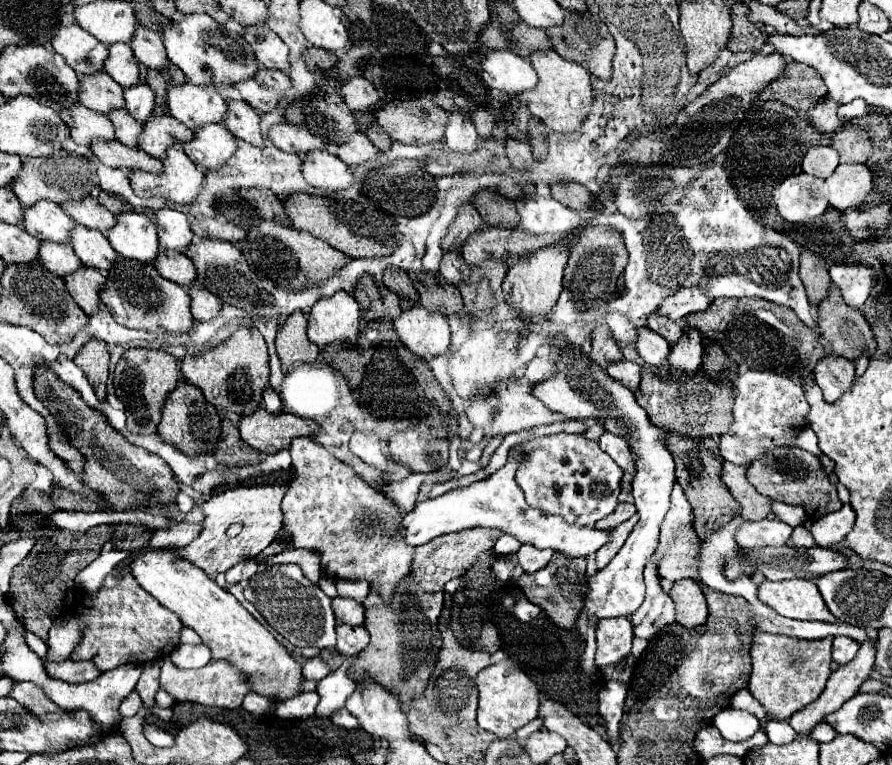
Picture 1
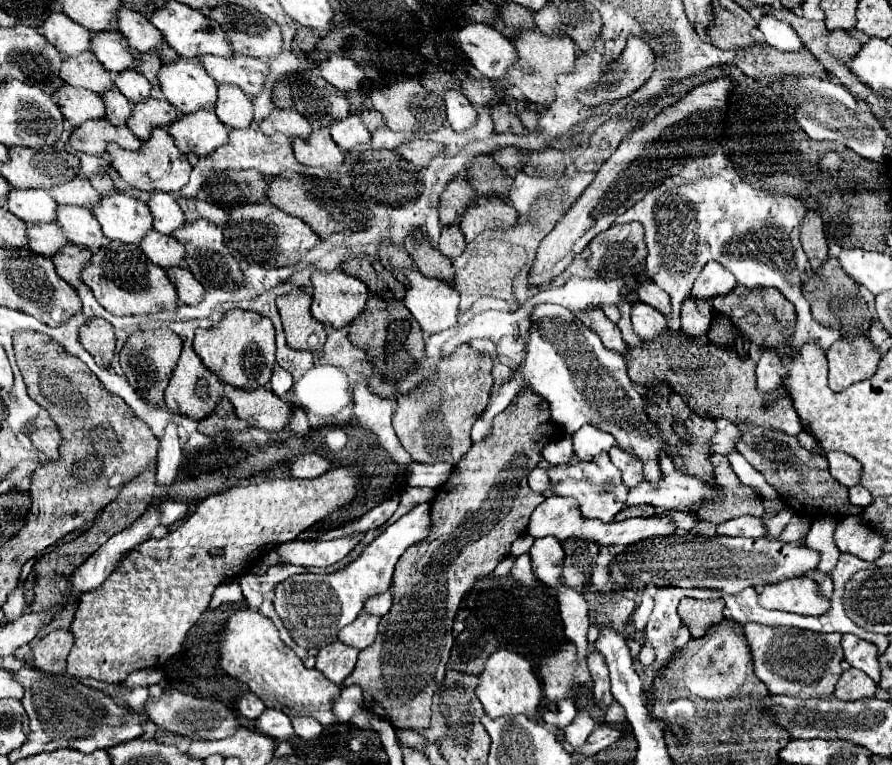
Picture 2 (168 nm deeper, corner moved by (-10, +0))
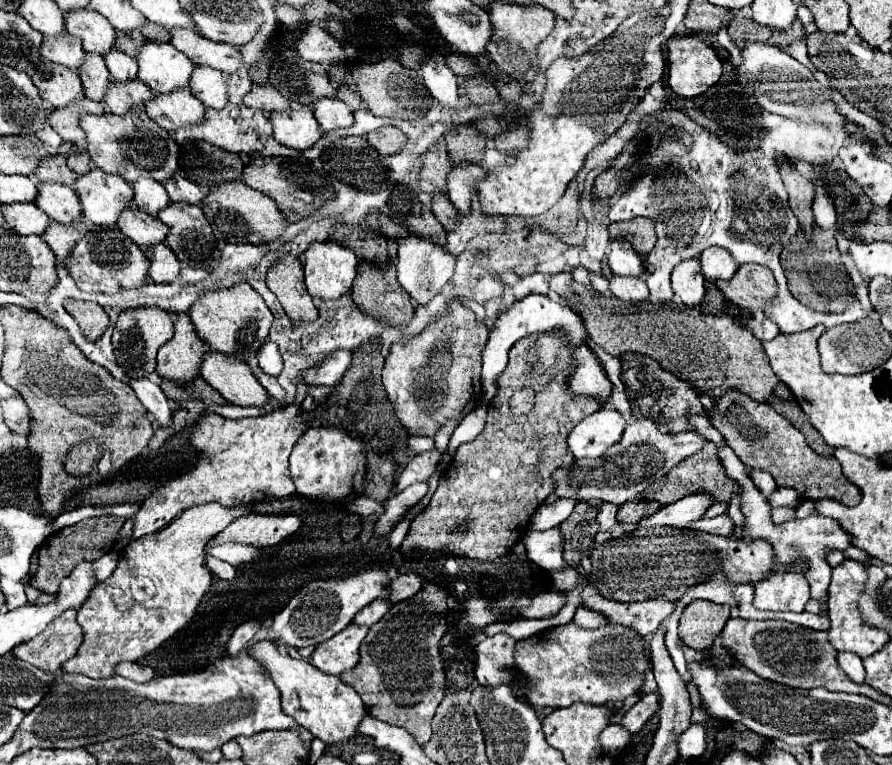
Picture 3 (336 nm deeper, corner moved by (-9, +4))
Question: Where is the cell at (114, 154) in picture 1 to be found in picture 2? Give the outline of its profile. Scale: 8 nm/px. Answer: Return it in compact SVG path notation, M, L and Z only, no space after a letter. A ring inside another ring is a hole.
M107 118L83 122L83 126L71 128L71 136L69 136L69 144L75 150L95 156L105 154L105 148L111 142L127 150L137 150L141 146L141 140L135 138L135 134L131 134L127 126L111 126Z

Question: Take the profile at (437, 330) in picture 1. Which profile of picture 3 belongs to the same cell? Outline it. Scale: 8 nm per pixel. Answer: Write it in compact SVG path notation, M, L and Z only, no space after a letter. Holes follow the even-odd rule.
M408 236L406 240L400 240L398 244L398 256L396 256L396 274L400 286L408 292L412 302L416 306L428 306L428 302L444 290L444 286L454 276L454 256L444 250L438 244L432 244L430 240L420 240L416 236Z

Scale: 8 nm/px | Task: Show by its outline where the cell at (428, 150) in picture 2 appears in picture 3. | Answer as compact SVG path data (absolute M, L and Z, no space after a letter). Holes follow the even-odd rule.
M388 126L388 128L380 130L380 132L370 134L370 136L368 136L368 142L370 142L380 154L386 154L386 156L390 156L390 154L400 154L400 152L404 152L406 146L408 146L408 138L404 136L404 132L398 130L398 128L394 128L394 126Z

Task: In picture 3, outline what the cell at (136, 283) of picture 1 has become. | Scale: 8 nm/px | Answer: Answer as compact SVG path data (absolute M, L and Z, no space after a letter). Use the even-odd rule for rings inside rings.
M98 228L96 232L88 232L72 250L66 260L66 268L76 284L84 292L102 292L102 294L118 294L120 288L130 290L144 286L148 280L150 262L146 262L146 254L130 242L118 228Z

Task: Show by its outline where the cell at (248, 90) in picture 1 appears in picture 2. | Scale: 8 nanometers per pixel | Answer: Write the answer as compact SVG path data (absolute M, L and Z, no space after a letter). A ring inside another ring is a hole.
M203 54L199 58L207 74L215 78L215 82L227 82L239 86L247 96L257 96L263 90L265 74L269 68L263 60L251 56L231 56L231 58L215 58L211 54Z

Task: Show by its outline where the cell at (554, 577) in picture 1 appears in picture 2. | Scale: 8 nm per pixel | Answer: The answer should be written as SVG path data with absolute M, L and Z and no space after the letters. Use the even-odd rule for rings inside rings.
M569 538L563 542L565 550L565 566L563 566L563 580L567 586L585 592L587 578L591 578L591 570L599 556L597 542L587 542L581 538Z

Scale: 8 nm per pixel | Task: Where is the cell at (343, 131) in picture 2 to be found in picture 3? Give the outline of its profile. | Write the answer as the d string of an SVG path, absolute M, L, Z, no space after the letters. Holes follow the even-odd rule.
M338 98L318 100L314 104L314 116L326 134L336 128L346 128L346 126L354 124L354 116L352 116L350 108Z

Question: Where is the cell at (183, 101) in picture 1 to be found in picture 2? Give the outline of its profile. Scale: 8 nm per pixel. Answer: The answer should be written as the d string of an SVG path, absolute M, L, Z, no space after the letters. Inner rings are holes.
M179 58L177 62L161 64L157 78L161 94L179 110L179 114L213 110L217 82L203 70L201 64L189 58Z

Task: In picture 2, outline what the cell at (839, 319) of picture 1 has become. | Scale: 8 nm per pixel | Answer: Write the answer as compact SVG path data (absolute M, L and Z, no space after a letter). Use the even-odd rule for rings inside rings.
M827 258L819 268L819 272L803 272L801 276L803 276L801 292L809 300L811 314L819 324L839 328L843 336L853 336L853 338L869 332L871 314L869 314L867 302L859 294L859 286L851 282L847 272L839 266L837 258Z

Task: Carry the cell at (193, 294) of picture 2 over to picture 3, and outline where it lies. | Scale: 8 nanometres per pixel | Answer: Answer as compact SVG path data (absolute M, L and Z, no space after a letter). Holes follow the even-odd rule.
M166 244L150 246L150 250L144 250L144 254L150 260L150 278L154 282L170 284L180 278L180 262Z

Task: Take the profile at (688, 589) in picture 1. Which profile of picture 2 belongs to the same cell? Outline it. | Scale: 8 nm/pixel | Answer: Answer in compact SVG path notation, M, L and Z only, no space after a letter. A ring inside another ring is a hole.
M683 598L677 614L681 622L689 628L691 638L701 638L709 626L719 624L723 620L723 600L693 600Z

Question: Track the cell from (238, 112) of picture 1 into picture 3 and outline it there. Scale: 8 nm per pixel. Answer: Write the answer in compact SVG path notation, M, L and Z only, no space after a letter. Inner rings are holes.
M196 66L190 92L208 108L222 110L228 104L228 82L224 74L208 66Z

